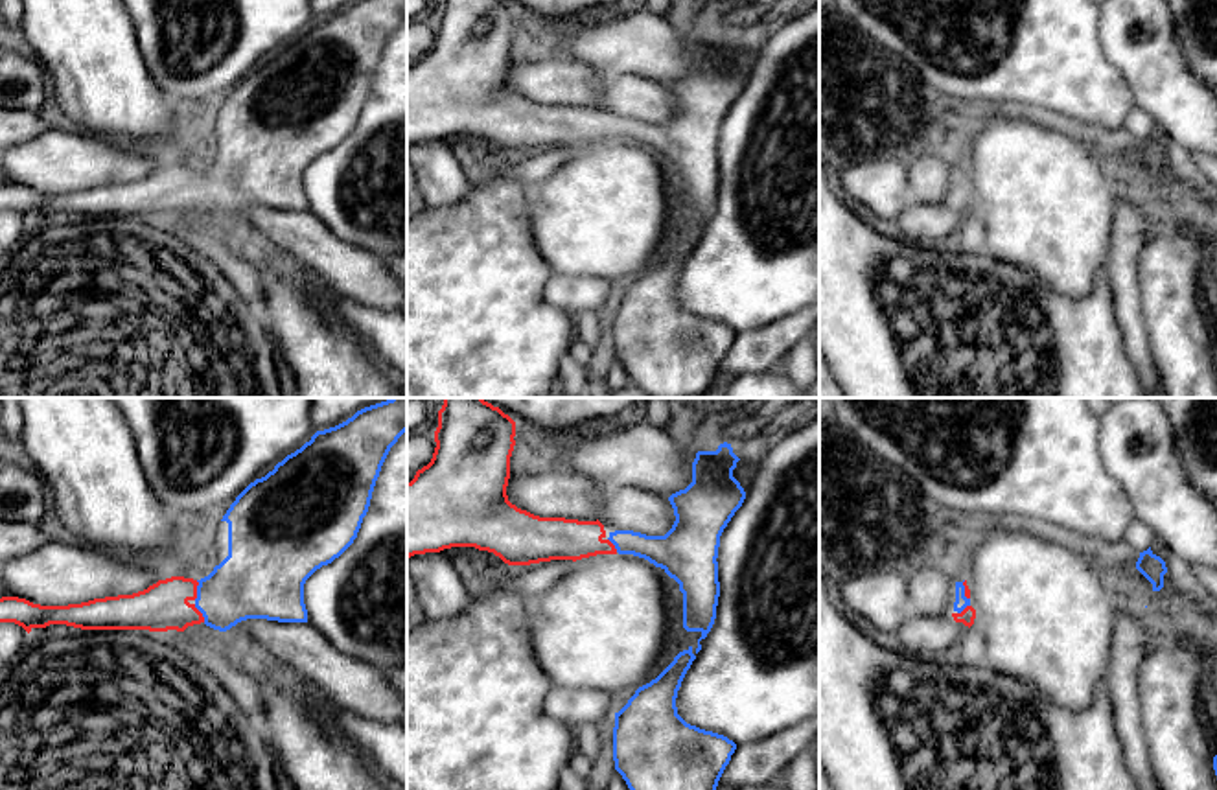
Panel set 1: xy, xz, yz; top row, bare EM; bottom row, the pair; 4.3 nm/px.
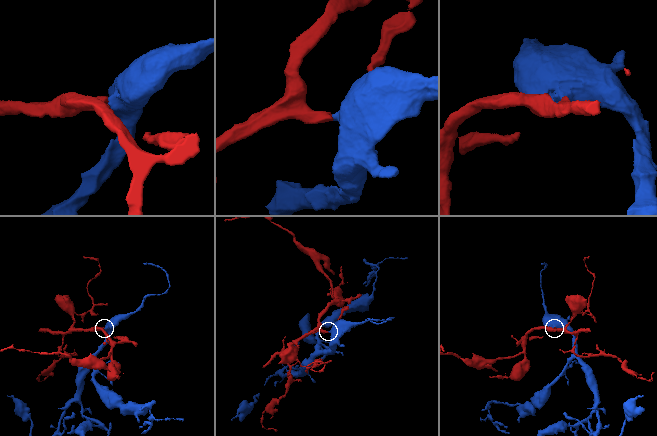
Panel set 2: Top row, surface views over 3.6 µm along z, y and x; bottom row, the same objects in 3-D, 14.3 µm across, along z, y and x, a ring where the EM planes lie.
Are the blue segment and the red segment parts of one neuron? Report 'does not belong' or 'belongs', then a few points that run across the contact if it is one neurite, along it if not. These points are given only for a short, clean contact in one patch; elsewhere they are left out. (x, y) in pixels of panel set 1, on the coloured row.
belongs; line xy (253, 582), (236, 590), (197, 590), (179, 590), (162, 606)

